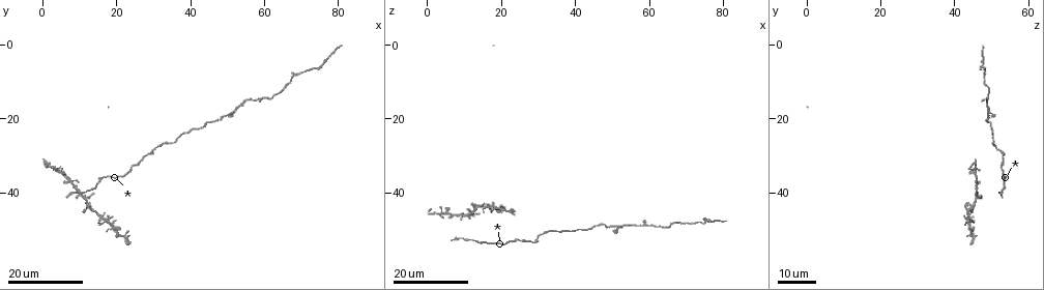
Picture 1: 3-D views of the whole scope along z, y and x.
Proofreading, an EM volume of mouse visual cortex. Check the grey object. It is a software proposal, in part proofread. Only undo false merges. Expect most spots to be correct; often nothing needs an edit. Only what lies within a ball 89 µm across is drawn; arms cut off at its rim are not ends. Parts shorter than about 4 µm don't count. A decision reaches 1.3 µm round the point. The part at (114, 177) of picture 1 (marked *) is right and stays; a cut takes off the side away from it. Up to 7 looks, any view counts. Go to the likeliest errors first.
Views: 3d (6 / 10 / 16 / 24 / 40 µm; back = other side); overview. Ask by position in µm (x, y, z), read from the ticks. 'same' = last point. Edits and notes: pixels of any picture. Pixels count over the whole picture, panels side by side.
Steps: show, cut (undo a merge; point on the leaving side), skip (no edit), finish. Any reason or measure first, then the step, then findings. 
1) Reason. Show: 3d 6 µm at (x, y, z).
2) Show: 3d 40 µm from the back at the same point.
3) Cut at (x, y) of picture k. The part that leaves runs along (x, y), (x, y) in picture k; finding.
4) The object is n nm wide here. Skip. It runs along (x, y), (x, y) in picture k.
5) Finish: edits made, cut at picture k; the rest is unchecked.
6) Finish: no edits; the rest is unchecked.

Two arms in line, one across. Show: 3d 16 µm at (9.5, 40.5, 45.5).

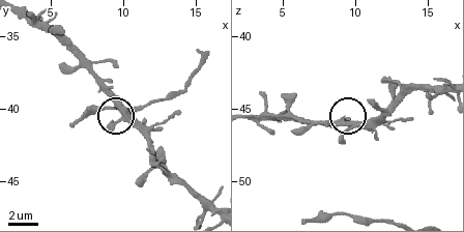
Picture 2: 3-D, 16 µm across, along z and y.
Show: 3d 6 µm at (10.2, 40.0, 46.0).

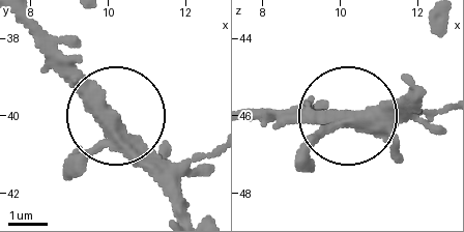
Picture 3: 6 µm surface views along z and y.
3 arms meet here. Skip. One neuron here.

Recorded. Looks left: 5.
Two arms in line, one across. Show: 3d 24 µm at (50.5, 18.5, 49.5).

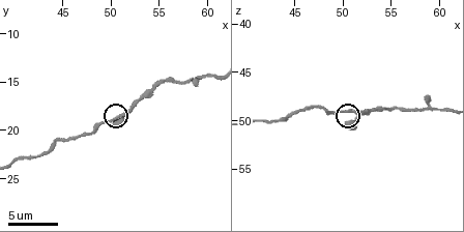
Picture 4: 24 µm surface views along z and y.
Show: 3d 6 µm at (51.0, 18.4, 49.2).

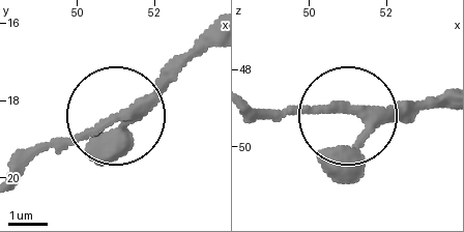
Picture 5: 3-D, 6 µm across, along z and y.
3 arms meet here. Skip. It runs along (256, 110), (405, 114), (441, 104) in picture 5; continuous, no second neuron.

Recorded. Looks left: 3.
Thick turns thin. Show: 3d 16 µm at (75.5, 6.0, 47.0).

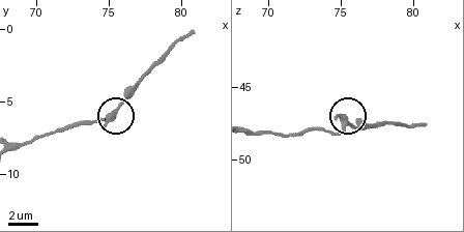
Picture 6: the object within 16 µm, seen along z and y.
Closer look. Show: 3d 6 µm at the same point.

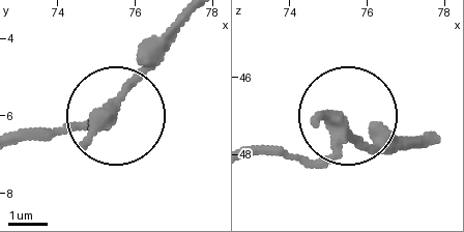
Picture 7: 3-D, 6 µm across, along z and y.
Skip. It runs along (250, 152), (309, 160), (345, 123), (368, 139), (414, 139) in picture 7; one neuron here.

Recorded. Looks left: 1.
Finish: no edits; the rest is unchecked.

